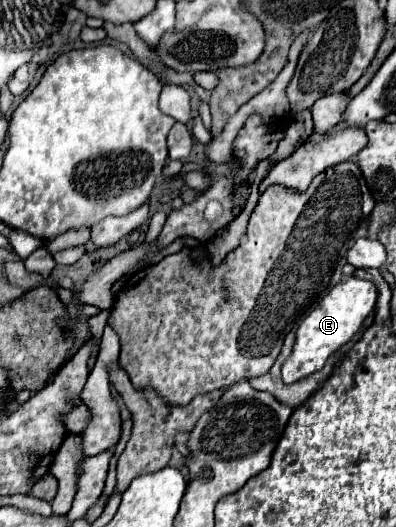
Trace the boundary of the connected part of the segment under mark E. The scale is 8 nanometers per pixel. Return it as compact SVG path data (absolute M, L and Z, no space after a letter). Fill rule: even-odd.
M348 277L348 279L340 281L338 285L334 285L322 297L322 301L308 313L308 317L300 323L300 327L296 331L294 349L282 365L282 381L296 383L298 379L320 371L324 367L326 359L356 335L356 331L360 329L364 319L372 313L376 299L378 299L378 293L376 293L376 287L372 281Z

